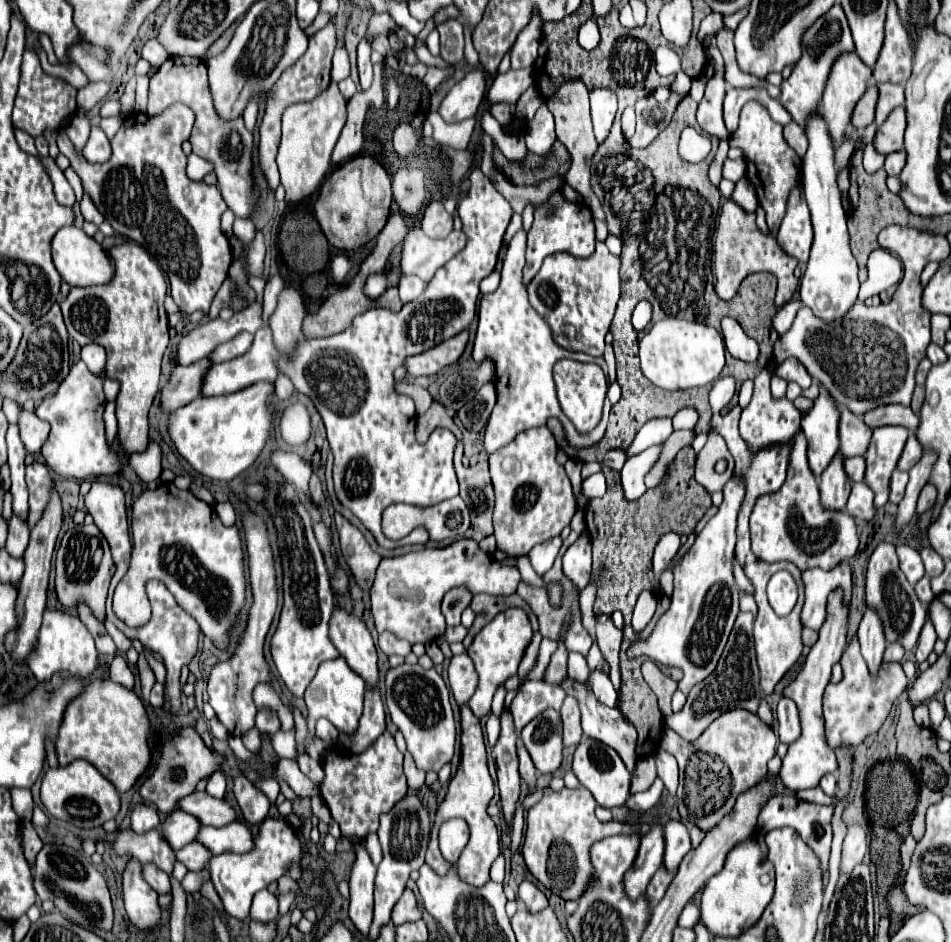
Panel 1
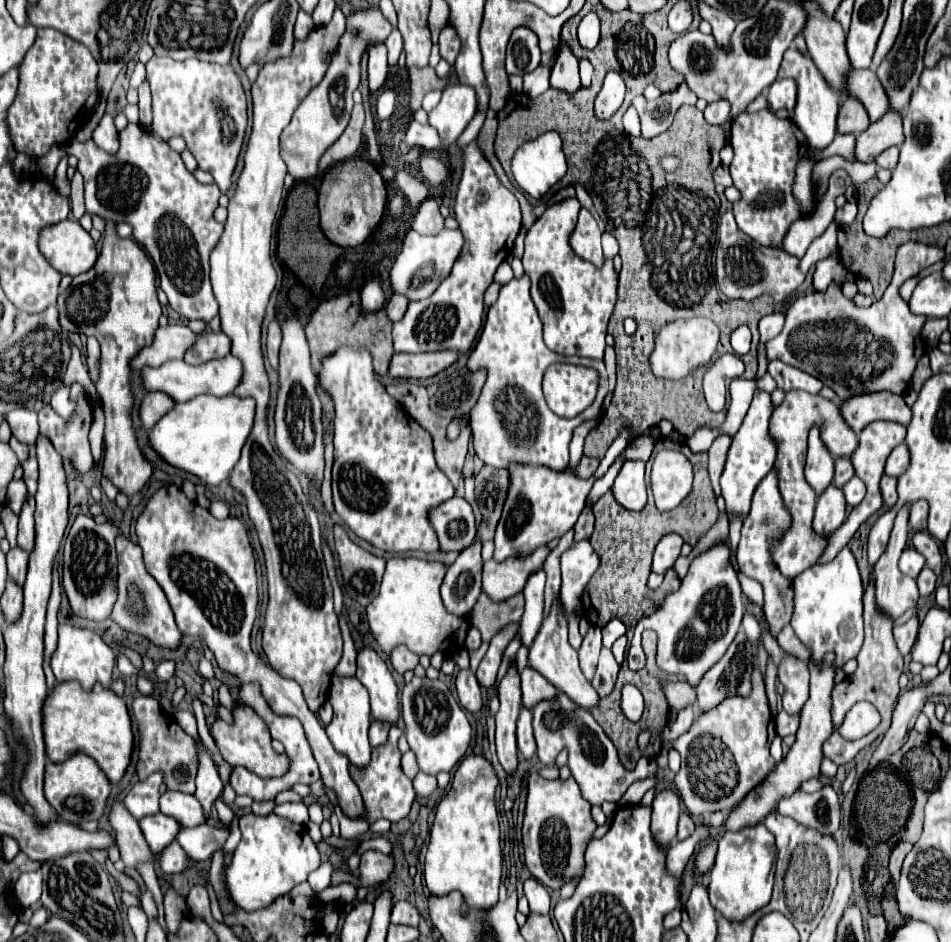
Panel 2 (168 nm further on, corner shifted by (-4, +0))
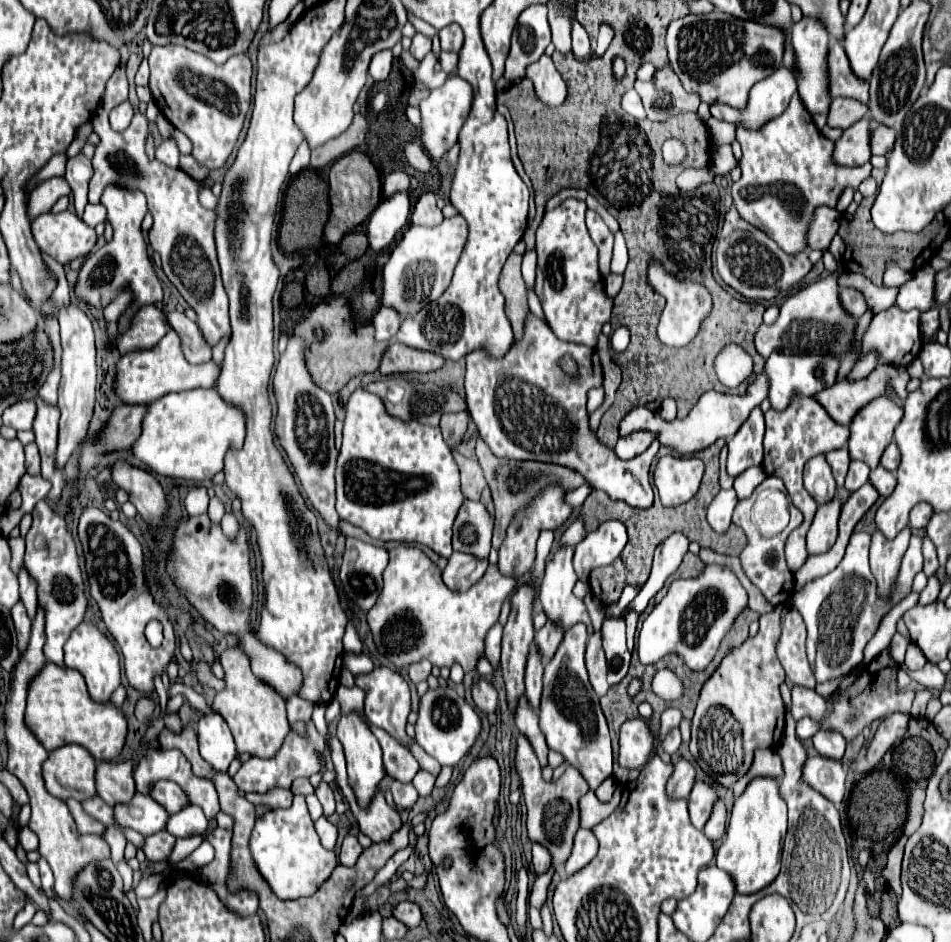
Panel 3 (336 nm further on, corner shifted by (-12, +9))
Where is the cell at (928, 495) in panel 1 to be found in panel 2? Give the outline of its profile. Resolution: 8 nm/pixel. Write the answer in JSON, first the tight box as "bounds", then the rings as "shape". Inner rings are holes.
{"bounds":[908,500,928,532],"shape":[[[918,500],[910,506],[910,516],[908,516],[908,524],[914,532],[922,532],[926,530],[926,520],[928,520],[928,506],[924,500]]]}

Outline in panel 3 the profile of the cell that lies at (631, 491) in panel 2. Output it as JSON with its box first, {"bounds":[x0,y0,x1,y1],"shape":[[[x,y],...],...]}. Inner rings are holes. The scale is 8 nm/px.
{"bounds":[466,311,660,509],"shape":[[[532,311],[524,319],[524,335],[522,339],[514,341],[510,351],[502,357],[492,357],[484,349],[472,351],[466,357],[466,401],[468,401],[468,411],[472,421],[478,427],[480,437],[486,441],[486,445],[492,449],[494,455],[502,459],[518,459],[518,461],[544,461],[544,463],[556,463],[556,465],[566,465],[572,469],[578,469],[588,483],[592,483],[594,489],[606,491],[612,499],[626,501],[632,507],[646,509],[654,501],[652,485],[650,485],[650,465],[652,459],[660,447],[658,441],[654,441],[644,453],[640,453],[634,459],[622,461],[614,455],[614,451],[608,451],[602,447],[596,439],[596,435],[590,433],[588,427],[588,413],[586,413],[586,395],[594,387],[602,387],[604,375],[602,375],[602,365],[598,359],[598,353],[592,347],[586,345],[576,345],[576,343],[566,343],[560,341],[548,323],[540,317],[536,317]],[[564,353],[570,353],[578,361],[580,369],[580,379],[572,381],[568,379],[558,367],[556,359]]]}

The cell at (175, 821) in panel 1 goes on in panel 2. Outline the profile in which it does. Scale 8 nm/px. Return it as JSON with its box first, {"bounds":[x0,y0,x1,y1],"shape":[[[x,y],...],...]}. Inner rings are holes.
{"bounds":[140,814,180,852],"shape":[[[152,814],[144,816],[140,822],[144,840],[152,852],[158,852],[158,848],[164,848],[174,840],[174,836],[180,832],[180,824],[174,818],[168,818],[166,814]]]}

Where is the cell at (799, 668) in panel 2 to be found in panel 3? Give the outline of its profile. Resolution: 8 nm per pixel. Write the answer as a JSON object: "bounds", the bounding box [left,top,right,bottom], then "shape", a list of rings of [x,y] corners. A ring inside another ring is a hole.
{"bounds":[778,609,816,689],"shape":[[[794,609],[788,611],[782,625],[782,635],[778,641],[778,659],[792,685],[800,685],[806,689],[816,687],[814,671],[806,657],[806,627],[802,617]]]}

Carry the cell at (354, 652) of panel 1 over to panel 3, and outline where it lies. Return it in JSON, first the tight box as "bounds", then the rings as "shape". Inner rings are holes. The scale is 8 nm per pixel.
{"bounds":[356,665,412,745],"shape":[[[380,665],[380,667],[374,667],[370,673],[356,675],[356,687],[366,691],[366,701],[364,701],[366,719],[372,725],[388,731],[398,743],[402,743],[402,745],[412,743],[412,739],[404,731],[406,717],[410,713],[410,689],[408,689],[408,683],[404,681],[404,677],[398,671]]]}

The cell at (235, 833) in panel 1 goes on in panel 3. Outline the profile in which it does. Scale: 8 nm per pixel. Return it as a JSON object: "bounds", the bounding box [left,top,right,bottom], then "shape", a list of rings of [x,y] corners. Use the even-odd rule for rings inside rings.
{"bounds":[166,805,208,837],"shape":[[[196,805],[184,807],[180,813],[170,815],[166,831],[174,837],[192,837],[192,835],[204,835],[208,829],[208,819],[204,817],[204,811]]]}

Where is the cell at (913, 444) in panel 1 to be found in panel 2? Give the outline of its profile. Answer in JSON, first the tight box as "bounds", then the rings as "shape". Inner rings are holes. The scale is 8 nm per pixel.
{"bounds":[884,444,910,478],"shape":[[[898,444],[898,446],[890,452],[890,456],[888,456],[888,460],[886,460],[884,474],[898,478],[898,476],[902,476],[902,472],[906,472],[906,464],[908,464],[908,462],[910,462],[910,456],[906,456],[906,444]]]}

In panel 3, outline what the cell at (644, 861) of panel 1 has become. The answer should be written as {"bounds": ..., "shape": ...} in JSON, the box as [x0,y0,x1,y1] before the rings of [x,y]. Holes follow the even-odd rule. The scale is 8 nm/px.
{"bounds":[666,759,694,799],"shape":[[[680,759],[674,765],[674,773],[668,779],[666,793],[670,795],[670,799],[688,799],[692,785],[694,785],[694,765],[690,761]]]}

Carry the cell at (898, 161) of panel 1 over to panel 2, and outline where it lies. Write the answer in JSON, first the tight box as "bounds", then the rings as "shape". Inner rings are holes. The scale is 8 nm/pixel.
{"bounds":[876,146,898,170],"shape":[[[898,146],[886,148],[886,150],[876,158],[876,164],[878,164],[880,168],[894,170],[894,164],[898,164]]]}

